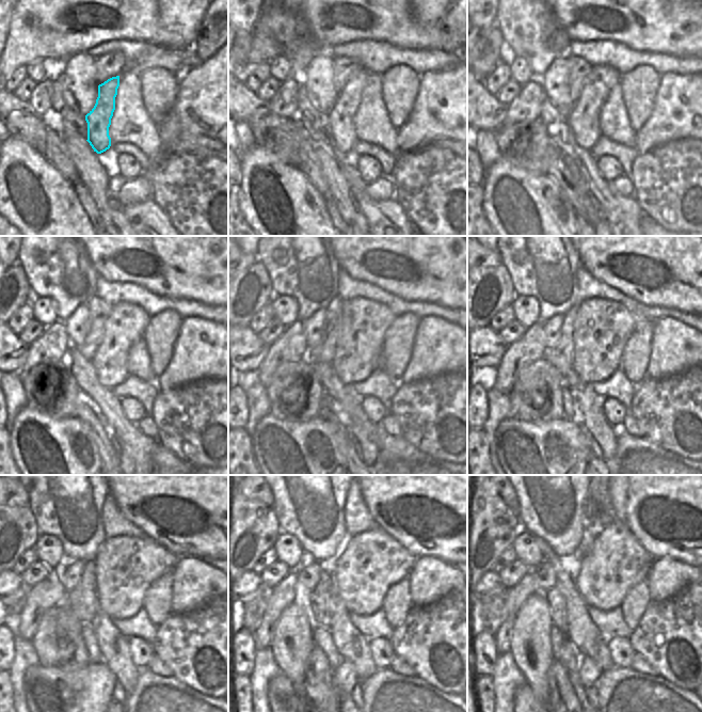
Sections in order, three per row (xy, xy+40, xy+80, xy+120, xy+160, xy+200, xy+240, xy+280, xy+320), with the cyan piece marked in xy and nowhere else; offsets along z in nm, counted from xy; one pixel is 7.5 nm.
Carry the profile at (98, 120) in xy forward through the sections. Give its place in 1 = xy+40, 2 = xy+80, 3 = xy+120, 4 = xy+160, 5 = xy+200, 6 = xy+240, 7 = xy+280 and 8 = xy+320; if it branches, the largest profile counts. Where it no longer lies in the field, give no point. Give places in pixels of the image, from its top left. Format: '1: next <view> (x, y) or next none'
1: next xy+40 (341, 116)
2: next xy+80 (584, 119)
3: next xy+120 (126, 323)
4: next xy+160 (360, 351)
5: next xy+200 (602, 329)
6: next xy+240 (126, 566)
7: next xy+280 (370, 563)
8: next xy+320 (613, 562)

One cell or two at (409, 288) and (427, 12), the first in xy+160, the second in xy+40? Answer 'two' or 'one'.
two

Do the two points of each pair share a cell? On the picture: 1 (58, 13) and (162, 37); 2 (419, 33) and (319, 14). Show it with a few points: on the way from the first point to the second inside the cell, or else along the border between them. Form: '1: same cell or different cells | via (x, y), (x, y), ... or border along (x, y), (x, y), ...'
1: different cells | border along (157, 11), (159, 32), (155, 43)
2: same cell | via (395, 30), (355, 29), (348, 27), (344, 22)

